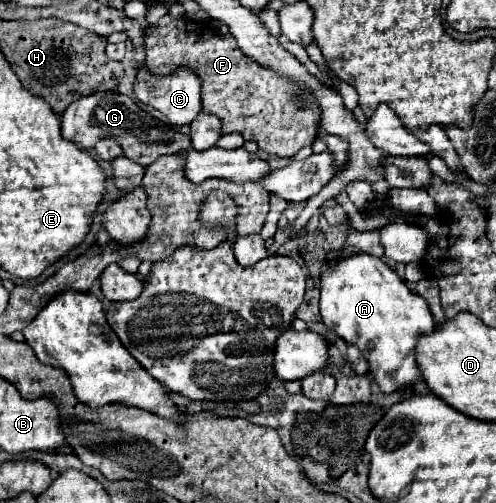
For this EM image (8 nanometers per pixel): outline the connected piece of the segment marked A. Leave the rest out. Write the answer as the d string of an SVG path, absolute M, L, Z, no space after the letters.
M356 254L326 262L322 268L322 322L346 344L364 350L368 372L384 394L412 388L420 378L416 364L416 344L422 334L432 334L436 324L426 300L408 290L398 274L380 258Z

